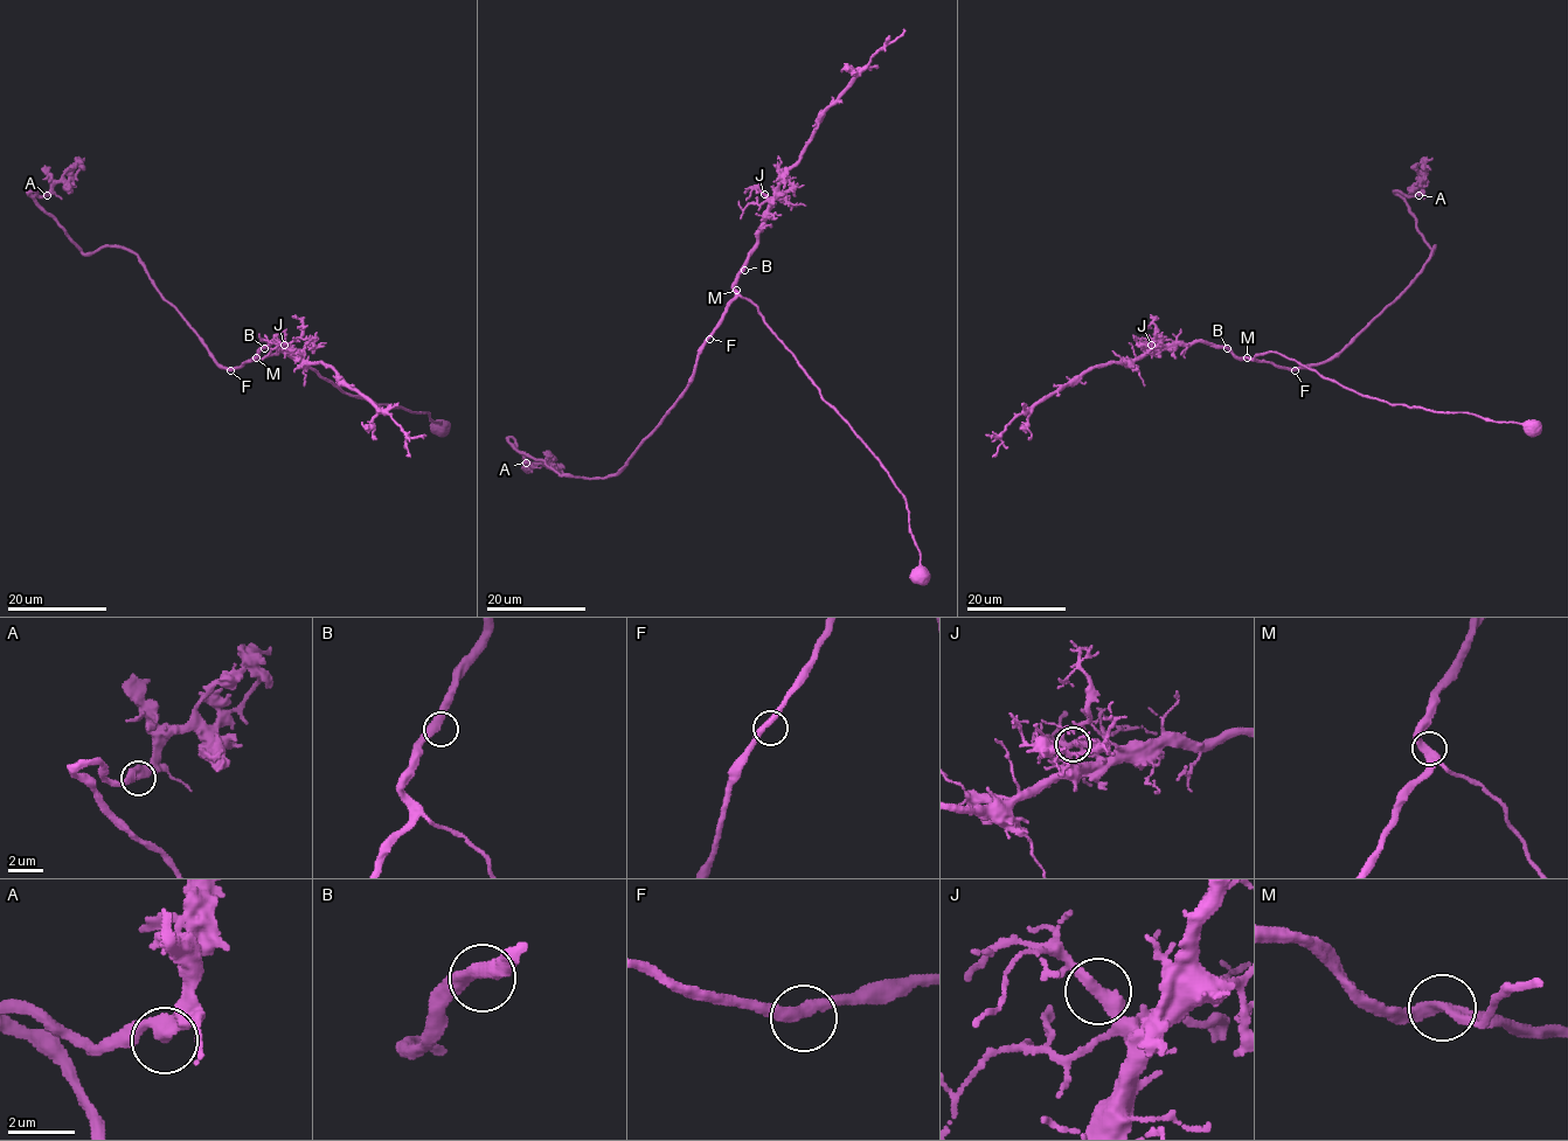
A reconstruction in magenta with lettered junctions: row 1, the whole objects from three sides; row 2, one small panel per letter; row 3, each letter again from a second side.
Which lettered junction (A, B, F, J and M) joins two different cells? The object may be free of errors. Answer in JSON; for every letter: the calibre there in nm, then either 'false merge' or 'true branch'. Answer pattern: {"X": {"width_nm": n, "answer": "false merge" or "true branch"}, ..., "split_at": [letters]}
{"A": {"width_nm": 400, "answer": "true branch"}, "B": {"width_nm": 400, "answer": "true branch"}, "F": {"width_nm": 340, "answer": "true branch"}, "J": {"width_nm": 400, "answer": "true branch"}, "M": {"width_nm": 400, "answer": "true branch"}, "split_at": []}

